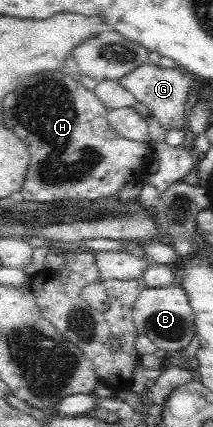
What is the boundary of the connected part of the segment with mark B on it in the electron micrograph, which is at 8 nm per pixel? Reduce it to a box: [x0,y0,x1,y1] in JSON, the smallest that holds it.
[131,285,195,352]

